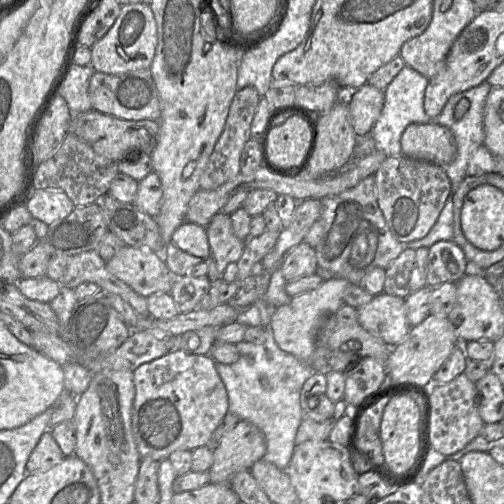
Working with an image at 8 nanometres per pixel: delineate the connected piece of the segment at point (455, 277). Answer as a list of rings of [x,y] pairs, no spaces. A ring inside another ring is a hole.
[[[438,241],[428,252],[426,264],[427,286],[456,283],[469,272],[462,249],[453,241]]]

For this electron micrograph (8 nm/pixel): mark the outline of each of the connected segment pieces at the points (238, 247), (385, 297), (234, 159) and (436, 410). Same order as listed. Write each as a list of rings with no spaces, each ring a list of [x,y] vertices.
[[[224,213],[216,214],[205,229],[210,248],[210,255],[215,260],[216,269],[221,278],[226,266],[231,262],[237,263],[237,261],[240,259],[243,253],[245,241],[242,241],[235,236],[232,229],[230,215]]]
[[[382,292],[356,310],[359,323],[390,347],[400,344],[410,332],[405,298]]]
[[[252,86],[236,92],[230,105],[224,130],[211,153],[206,169],[200,181],[199,190],[213,190],[223,185],[240,173],[240,157],[245,144],[251,137],[251,124],[257,111],[261,97]]]
[[[462,373],[445,384],[426,386],[429,400],[429,445],[443,455],[454,454],[480,435],[484,425],[479,413],[479,394],[475,383]]]

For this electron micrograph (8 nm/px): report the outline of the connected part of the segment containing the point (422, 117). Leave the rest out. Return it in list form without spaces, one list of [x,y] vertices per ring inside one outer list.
[[[407,65],[389,84],[384,91],[382,112],[371,130],[376,151],[385,154],[387,157],[402,156],[401,138],[406,128],[411,124],[428,124],[433,122],[424,110],[424,96],[428,84],[428,78]]]

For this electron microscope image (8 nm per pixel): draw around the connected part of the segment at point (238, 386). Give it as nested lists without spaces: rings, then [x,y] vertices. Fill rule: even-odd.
[[[277,267],[271,274],[269,287],[263,301],[252,305],[257,306],[259,310],[261,326],[265,331],[265,341],[262,344],[253,344],[242,340],[235,344],[235,346],[239,354],[245,356],[240,356],[236,362],[229,365],[214,362],[215,369],[227,392],[228,412],[235,414],[240,420],[252,423],[263,433],[266,441],[266,452],[262,459],[275,465],[280,470],[285,470],[289,465],[295,447],[295,436],[304,419],[304,413],[300,405],[302,386],[315,373],[310,362],[301,361],[292,354],[281,350],[273,336],[271,317],[277,307],[287,304],[292,298],[285,290],[286,283],[287,281],[282,274],[281,267]]]

